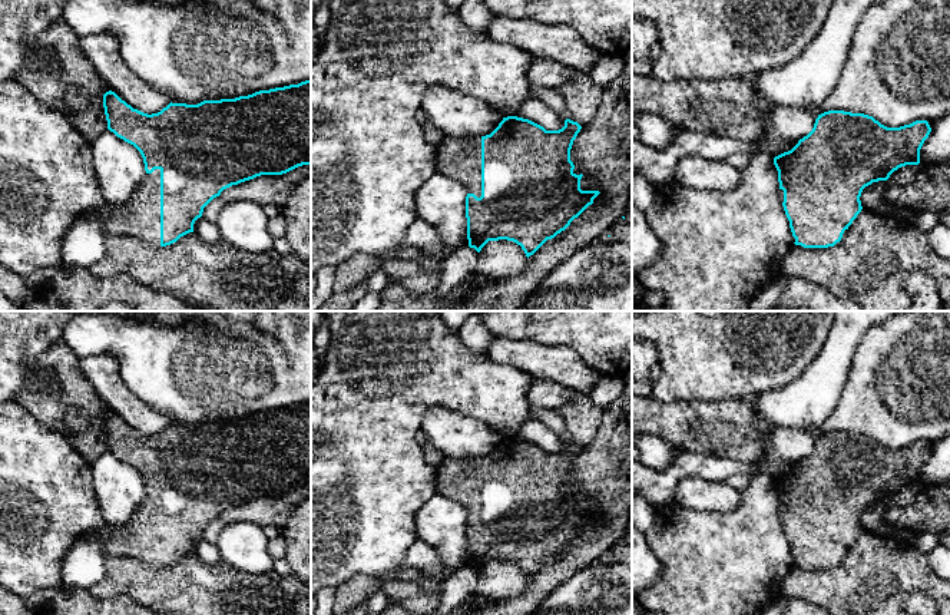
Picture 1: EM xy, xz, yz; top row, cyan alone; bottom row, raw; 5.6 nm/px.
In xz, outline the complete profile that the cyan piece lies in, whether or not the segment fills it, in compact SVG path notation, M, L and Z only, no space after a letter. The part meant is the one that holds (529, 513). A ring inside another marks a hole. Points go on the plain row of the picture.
M507 437L486 457L444 457L443 463L436 467L437 492L457 500L467 512L466 539L470 569L480 573L489 562L507 561L520 566L529 579L593 525L600 513L580 510L583 496L573 493L575 486L570 482L570 470L580 450L582 447L570 440L566 440L559 452L546 452L529 440Z

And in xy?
M311 401L235 420L203 421L198 426L171 423L152 436L133 430L109 411L103 416L103 429L107 450L140 473L146 492L128 523L86 532L102 538L106 558L135 558L156 569L171 566L193 553L193 545L202 538L203 529L224 510L261 496L282 496L311 486Z

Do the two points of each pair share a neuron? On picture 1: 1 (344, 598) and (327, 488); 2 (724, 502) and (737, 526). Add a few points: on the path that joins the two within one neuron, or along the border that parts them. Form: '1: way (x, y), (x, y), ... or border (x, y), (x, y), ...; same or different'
1: border (374, 577), (354, 575), (336, 588); different
2: border (742, 492), (742, 501), (732, 511), (694, 511); different

